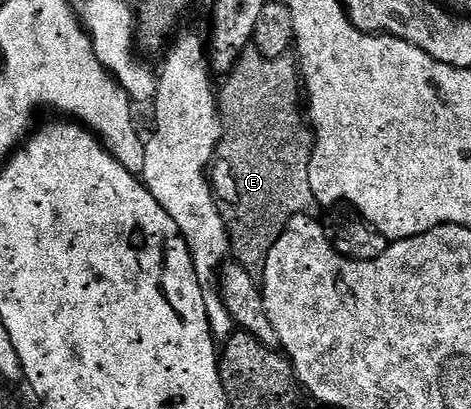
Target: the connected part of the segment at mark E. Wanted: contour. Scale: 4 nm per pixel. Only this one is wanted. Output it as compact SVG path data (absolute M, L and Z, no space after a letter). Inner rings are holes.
M253 46L246 48L241 54L239 63L231 69L227 80L221 84L221 91L218 93L219 115L223 122L223 137L219 139L219 147L215 150L215 158L213 161L213 171L210 173L209 179L211 187L215 193L215 205L221 214L221 218L227 227L227 233L231 239L231 252L234 259L241 266L245 266L245 270L251 276L256 278L262 277L263 267L269 258L269 250L273 250L273 246L277 242L277 238L281 238L281 234L285 230L285 226L289 226L289 222L295 216L301 216L312 211L315 204L315 195L309 186L309 166L313 158L313 150L315 149L315 134L309 123L308 117L305 115L305 104L299 101L299 92L301 96L301 69L290 55L281 58L265 58L265 54L261 54Z

